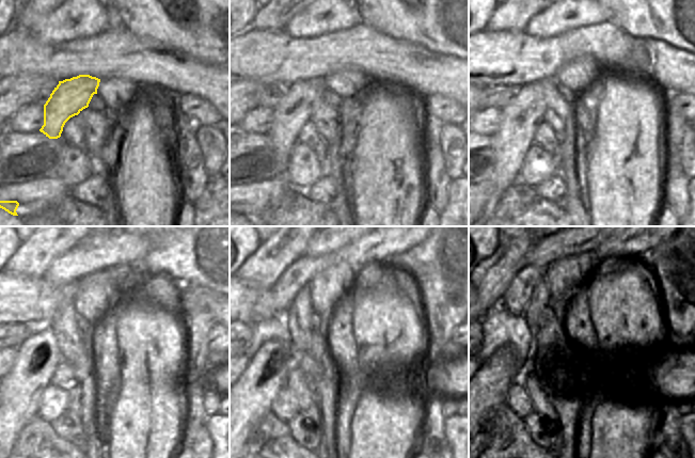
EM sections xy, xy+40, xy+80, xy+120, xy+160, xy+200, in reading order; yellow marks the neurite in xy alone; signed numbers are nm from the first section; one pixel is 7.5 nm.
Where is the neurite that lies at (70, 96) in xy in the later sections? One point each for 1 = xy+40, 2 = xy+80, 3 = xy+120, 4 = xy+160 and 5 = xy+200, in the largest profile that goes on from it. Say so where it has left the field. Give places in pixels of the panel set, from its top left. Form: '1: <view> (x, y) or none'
1: xy+40 (294, 110)
2: xy+80 (521, 116)
3: xy+120 (20, 390)
4: xy+160 (251, 395)
5: xy+200 (490, 384)

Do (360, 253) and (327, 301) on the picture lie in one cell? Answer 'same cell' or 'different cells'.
different cells

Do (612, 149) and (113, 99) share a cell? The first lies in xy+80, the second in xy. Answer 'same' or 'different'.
different

